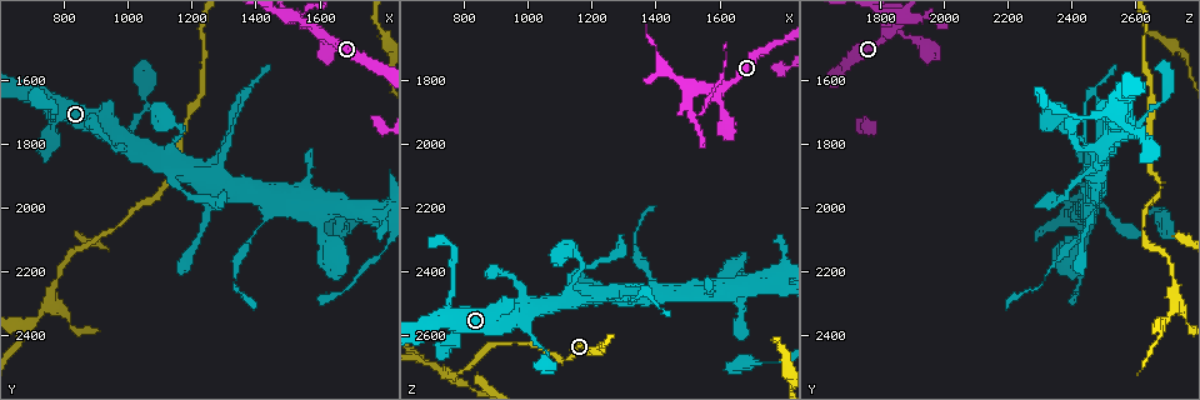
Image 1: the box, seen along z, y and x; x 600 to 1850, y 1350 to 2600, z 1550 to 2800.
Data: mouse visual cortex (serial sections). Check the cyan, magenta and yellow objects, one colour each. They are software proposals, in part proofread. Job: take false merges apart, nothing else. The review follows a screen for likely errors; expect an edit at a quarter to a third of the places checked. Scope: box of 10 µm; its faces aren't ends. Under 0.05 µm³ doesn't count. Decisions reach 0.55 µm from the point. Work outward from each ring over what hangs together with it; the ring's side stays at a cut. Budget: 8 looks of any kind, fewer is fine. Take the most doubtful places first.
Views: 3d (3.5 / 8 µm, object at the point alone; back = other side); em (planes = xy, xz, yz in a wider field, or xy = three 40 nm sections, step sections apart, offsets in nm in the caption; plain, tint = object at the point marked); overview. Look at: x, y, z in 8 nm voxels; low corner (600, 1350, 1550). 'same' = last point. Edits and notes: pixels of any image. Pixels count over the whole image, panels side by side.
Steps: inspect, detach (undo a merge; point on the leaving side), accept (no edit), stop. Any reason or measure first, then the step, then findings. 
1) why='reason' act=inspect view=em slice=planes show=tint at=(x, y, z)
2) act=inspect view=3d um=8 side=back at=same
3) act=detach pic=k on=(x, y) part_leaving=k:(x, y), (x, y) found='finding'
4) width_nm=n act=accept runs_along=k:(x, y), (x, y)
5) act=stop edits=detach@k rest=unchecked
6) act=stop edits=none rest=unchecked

act=inspect view=3d um=3.5 at=(690, 2360, 2700)

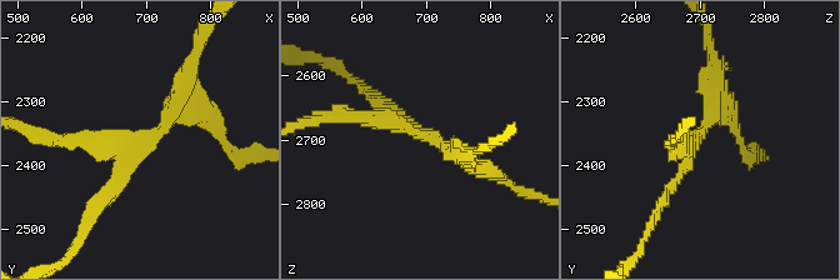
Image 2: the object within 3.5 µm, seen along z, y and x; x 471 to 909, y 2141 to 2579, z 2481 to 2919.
act=inspect view=em slice=xy step=1 show=plain at=(695, 2370, 2695)

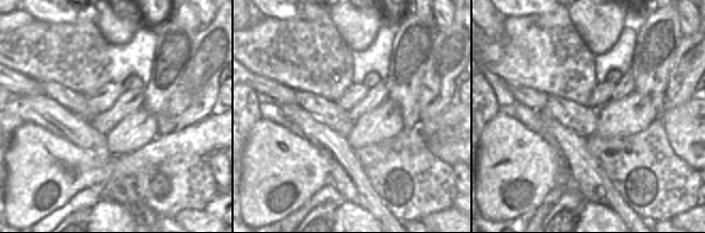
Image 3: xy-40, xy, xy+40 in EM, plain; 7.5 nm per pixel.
why='with the object marked' act=inspect view=em slice=xy step=1 show=tint at=same

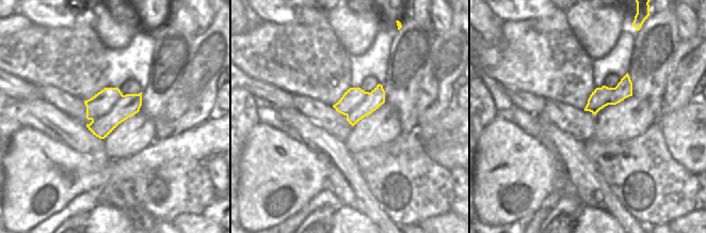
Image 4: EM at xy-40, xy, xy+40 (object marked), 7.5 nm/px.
act=detach pic=2 on=(101, 200) border=4:(124, 95), (108, 112), (92, 121) found='two cells meet here'

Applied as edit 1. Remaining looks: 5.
why='narrows sharply' act=inspect view=3d um=3.5 at=(1400, 2090, 2430)

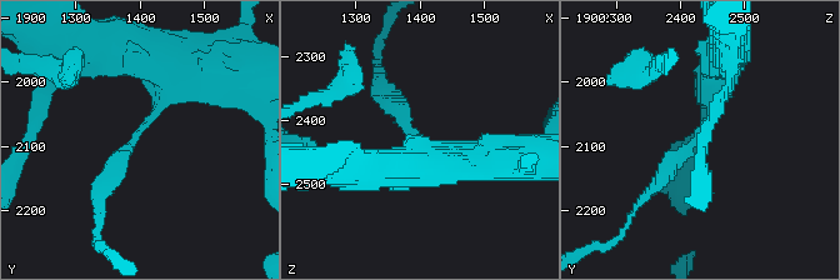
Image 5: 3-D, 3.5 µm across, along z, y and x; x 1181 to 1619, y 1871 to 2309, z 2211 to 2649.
arm_widths_nm=200,200 act=inspect view=em slice=xy step=1 show=tint at=(1385, 2090, 2420)

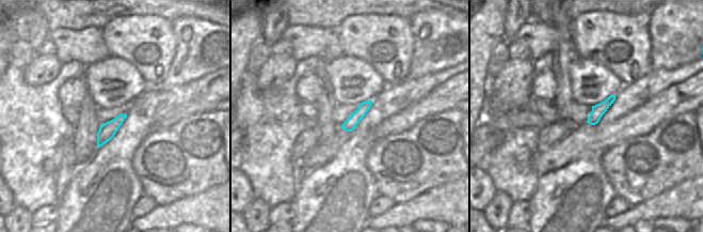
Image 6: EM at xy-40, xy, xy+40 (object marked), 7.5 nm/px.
act=accept runs_along=5:(714, 75), (704, 129), (644, 198) found='all the same cell'

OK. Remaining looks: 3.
why='thin arm on a thick one' act=inspect view=3d um=3.5 at=(1610, 1460, 1890)

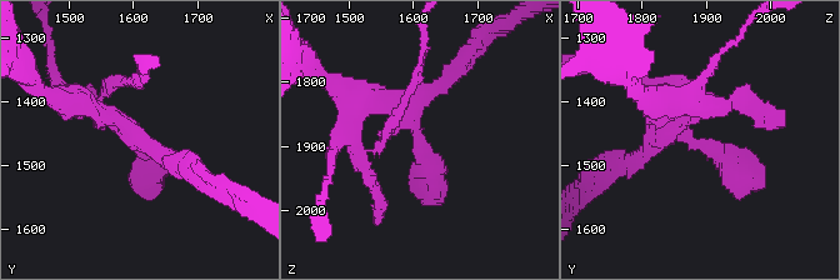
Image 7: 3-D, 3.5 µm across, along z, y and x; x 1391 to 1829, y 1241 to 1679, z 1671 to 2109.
why='now the EM' act=inspect view=em slice=xy step=2 show=tint at=(1605, 1465, 1890)

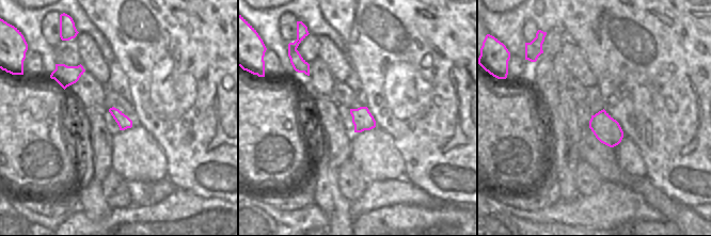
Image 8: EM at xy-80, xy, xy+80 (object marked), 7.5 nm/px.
arms=4 arm_widths_nm=100,200,250,400 act=accept runs_along=7:(640, 159), (685, 136), (761, 183) found='continuous, no second cell'

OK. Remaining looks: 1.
act=stop edits=detach@2 rest=unchecked

